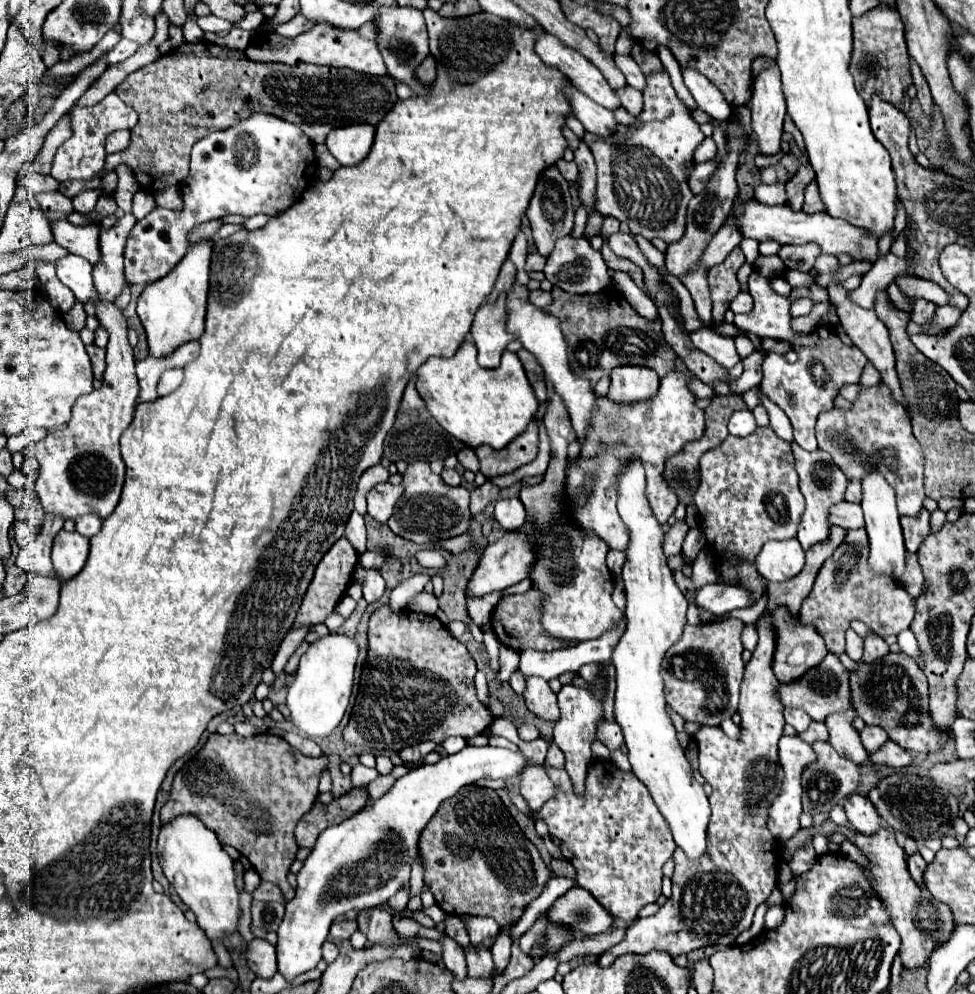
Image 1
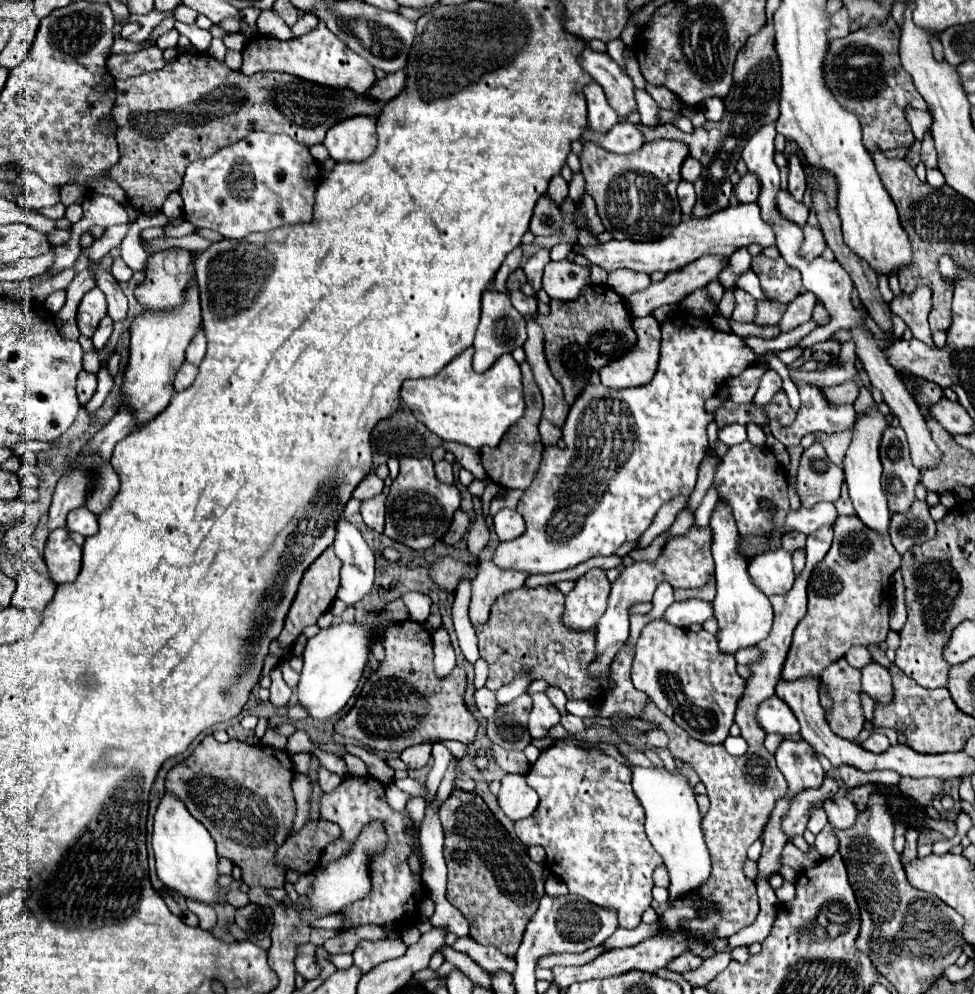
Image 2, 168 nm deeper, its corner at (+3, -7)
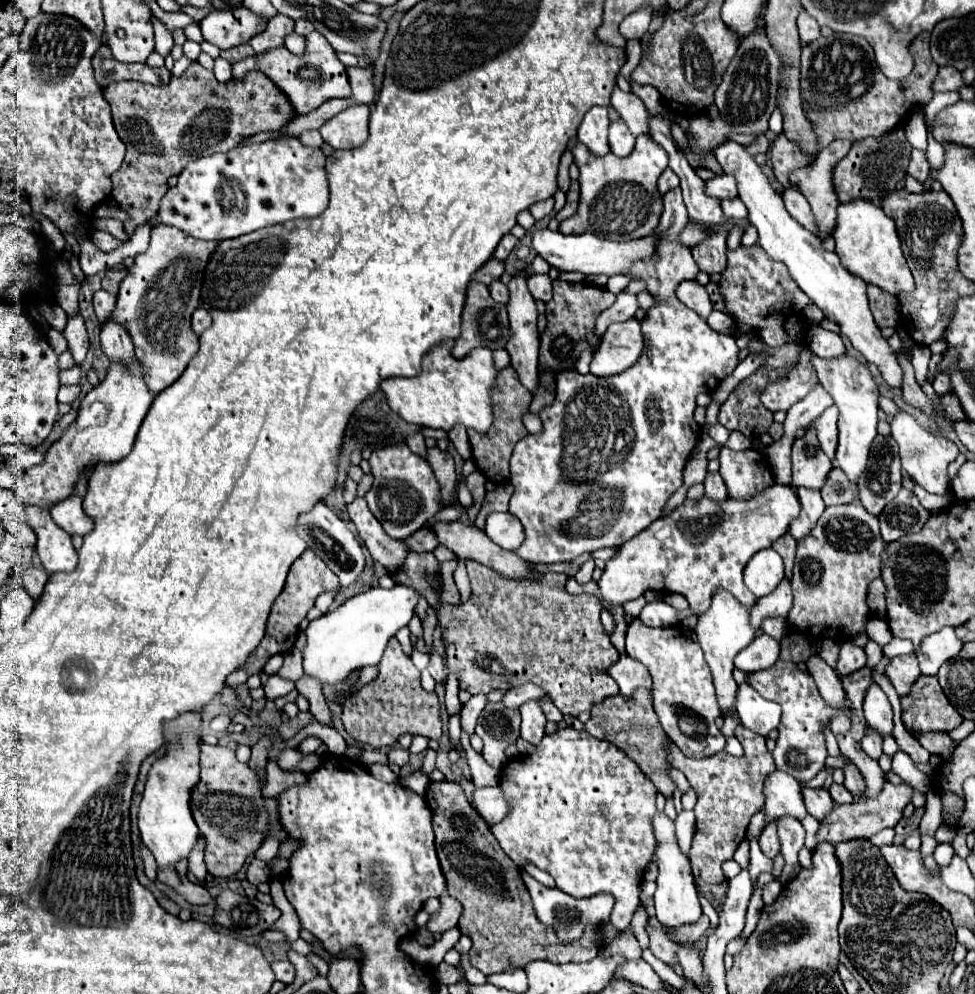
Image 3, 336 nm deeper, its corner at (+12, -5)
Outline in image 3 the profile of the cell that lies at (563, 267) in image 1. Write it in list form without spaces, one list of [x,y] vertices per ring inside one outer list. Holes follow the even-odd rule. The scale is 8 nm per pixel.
[[[535,274],[527,278],[527,288],[535,300],[549,302],[551,300],[551,280],[545,274]]]

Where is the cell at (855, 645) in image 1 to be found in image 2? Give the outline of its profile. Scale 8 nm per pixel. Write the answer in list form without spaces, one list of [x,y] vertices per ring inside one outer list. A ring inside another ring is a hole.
[[[866,646],[850,648],[844,658],[846,658],[846,662],[848,662],[852,668],[862,668],[862,666],[866,666],[866,664],[872,660],[870,654],[868,654],[868,650],[866,650]]]

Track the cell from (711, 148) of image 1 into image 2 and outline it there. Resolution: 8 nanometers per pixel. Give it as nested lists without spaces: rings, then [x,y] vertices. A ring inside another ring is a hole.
[[[692,156],[686,158],[686,162],[682,164],[682,178],[688,180],[688,182],[694,182],[702,172],[702,164],[696,162]]]

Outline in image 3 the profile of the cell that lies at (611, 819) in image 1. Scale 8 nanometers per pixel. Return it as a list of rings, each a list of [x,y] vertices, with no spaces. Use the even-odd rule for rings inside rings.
[[[559,728],[547,734],[533,754],[515,756],[503,766],[501,790],[509,802],[509,814],[497,822],[491,832],[497,838],[503,852],[519,866],[535,864],[555,878],[559,890],[573,898],[589,898],[597,892],[611,892],[615,896],[615,908],[611,912],[611,924],[615,930],[625,930],[639,904],[639,886],[645,866],[651,862],[655,832],[651,818],[655,816],[657,790],[653,782],[623,756],[615,744],[593,738],[585,730]]]

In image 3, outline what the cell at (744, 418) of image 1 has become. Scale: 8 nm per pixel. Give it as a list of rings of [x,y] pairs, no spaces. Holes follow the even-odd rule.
[[[719,422],[705,426],[705,432],[707,432],[715,442],[719,442],[719,444],[725,444],[725,440],[729,438],[729,430],[727,430],[725,426],[721,426]]]

